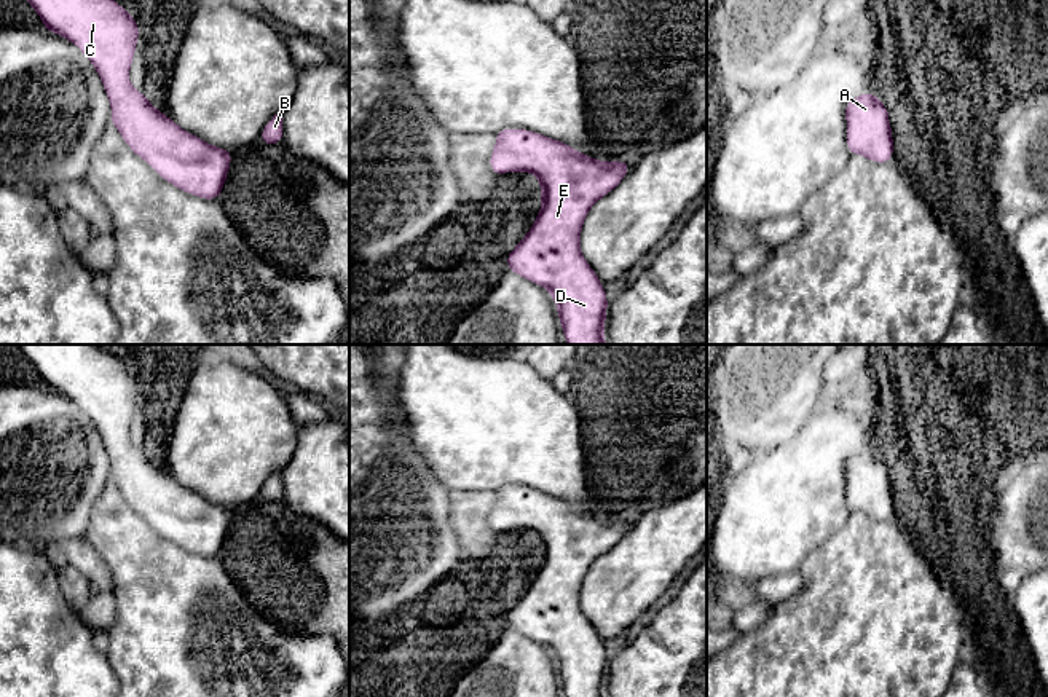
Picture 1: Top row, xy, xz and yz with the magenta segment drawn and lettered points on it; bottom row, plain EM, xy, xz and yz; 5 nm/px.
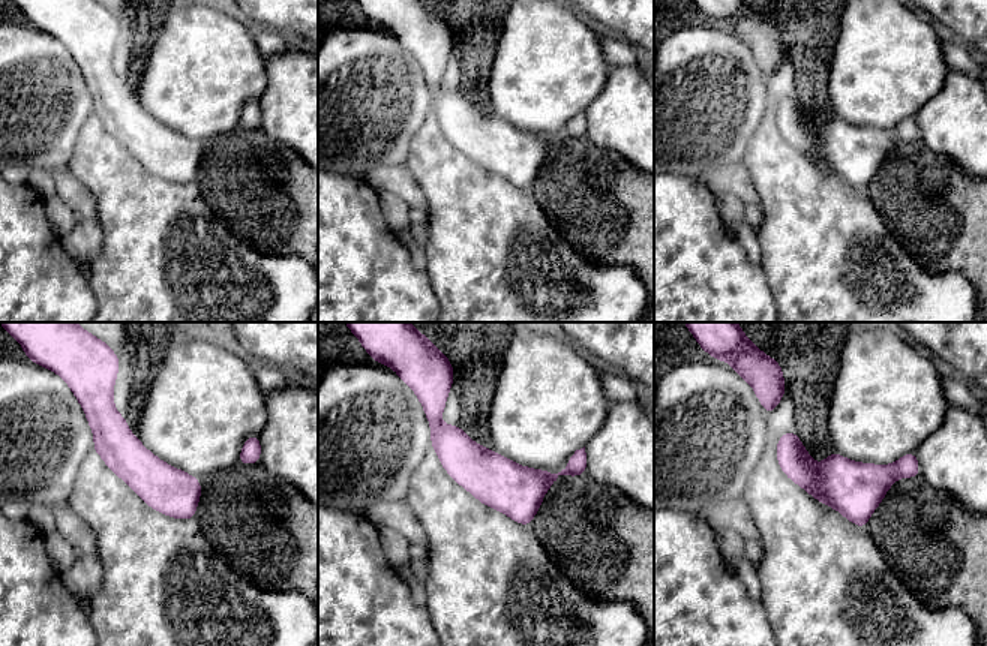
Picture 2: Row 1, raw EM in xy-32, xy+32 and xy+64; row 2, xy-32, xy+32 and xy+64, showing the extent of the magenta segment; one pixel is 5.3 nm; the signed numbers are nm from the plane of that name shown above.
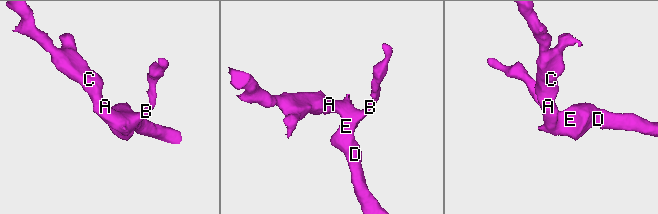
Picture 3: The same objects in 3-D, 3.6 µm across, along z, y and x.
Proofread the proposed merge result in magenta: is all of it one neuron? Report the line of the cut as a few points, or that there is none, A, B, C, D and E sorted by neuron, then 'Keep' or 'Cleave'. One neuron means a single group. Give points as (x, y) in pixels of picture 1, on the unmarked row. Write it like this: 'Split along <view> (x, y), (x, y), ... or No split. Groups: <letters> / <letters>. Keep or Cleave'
No split. Groups: A B C D E. Keep

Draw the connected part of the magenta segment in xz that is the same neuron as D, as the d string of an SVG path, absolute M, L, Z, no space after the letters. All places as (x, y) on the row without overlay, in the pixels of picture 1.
M507 485L496 490L490 526L496 533L531 530L541 544L541 568L525 595L506 614L507 627L542 643L552 652L566 697L605 697L609 659L603 640L581 611L581 587L590 565L630 530L628 520L593 517L565 499L528 486Z

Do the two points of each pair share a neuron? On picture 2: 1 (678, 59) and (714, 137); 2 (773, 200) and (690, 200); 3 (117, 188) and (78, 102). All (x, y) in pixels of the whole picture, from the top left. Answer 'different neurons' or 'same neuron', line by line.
1: same neuron
2: different neurons
3: different neurons

